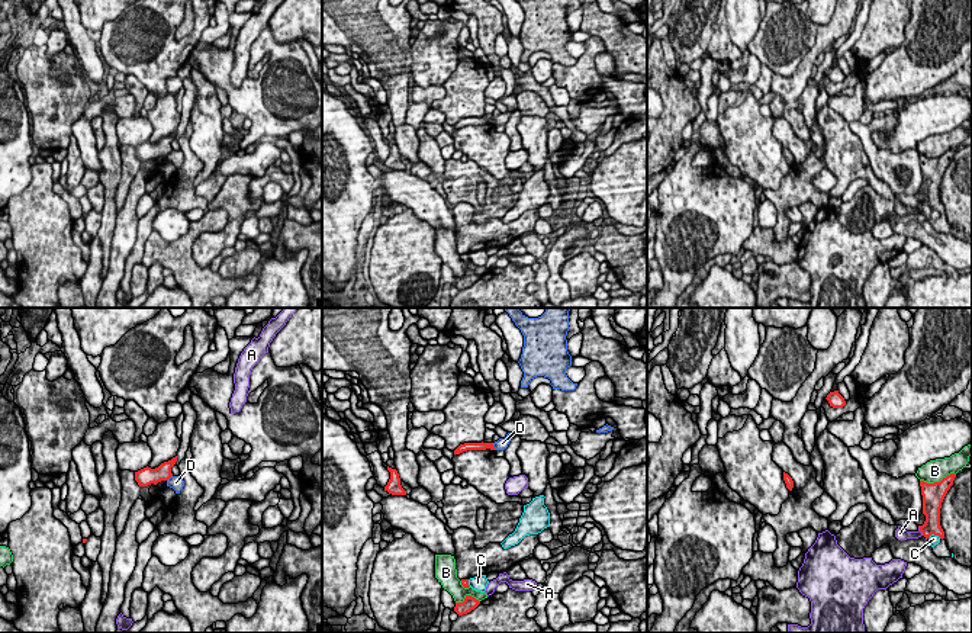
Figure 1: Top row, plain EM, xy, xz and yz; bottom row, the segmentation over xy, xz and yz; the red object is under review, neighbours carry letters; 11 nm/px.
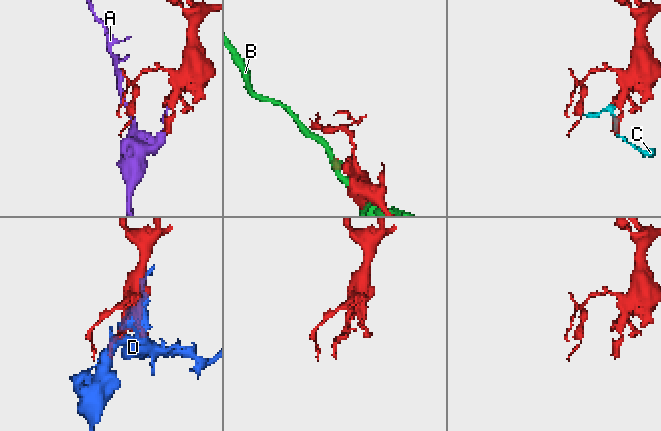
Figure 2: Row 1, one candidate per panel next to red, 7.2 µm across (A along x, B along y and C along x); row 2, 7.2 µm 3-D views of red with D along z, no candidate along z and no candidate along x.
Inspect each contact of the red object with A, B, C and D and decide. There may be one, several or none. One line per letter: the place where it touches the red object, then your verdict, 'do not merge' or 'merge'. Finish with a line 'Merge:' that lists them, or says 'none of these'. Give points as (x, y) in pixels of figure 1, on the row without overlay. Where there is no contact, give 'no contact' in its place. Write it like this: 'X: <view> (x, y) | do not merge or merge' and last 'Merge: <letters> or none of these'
A: yz (920, 205) | do not merge
B: yz (937, 157) | do not merge
C: yz (935, 209) | do not merge
D: xz (492, 121) | do not merge
Merge: none of these

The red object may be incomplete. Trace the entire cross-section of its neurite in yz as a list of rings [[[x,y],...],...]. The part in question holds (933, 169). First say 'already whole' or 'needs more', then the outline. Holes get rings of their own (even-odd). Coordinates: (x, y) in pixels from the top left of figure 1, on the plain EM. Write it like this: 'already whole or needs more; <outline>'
already whole; [[[950,148],[940,157],[934,158],[920,155],[923,170],[923,189],[926,190],[926,196],[918,202],[926,213],[930,213],[931,209],[944,213],[944,206],[940,200],[940,183],[947,166],[953,160],[955,152],[956,150]]]

